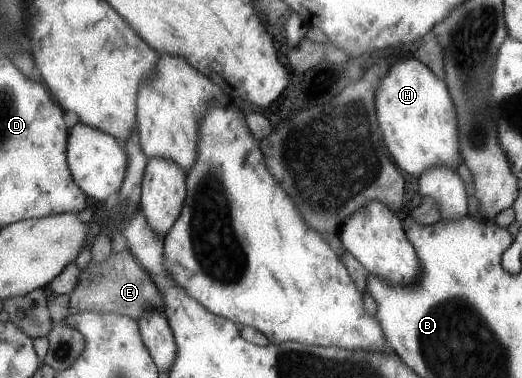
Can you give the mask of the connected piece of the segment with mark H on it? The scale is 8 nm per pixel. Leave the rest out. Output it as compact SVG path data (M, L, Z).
M405 59L395 62L393 67L387 65L385 77L381 77L381 85L377 85L376 112L381 129L384 130L385 145L388 145L393 161L396 161L405 173L419 177L427 169L433 169L433 165L435 167L451 165L457 170L459 163L463 162L456 104L451 99L448 85L437 79L424 62L418 59Z

